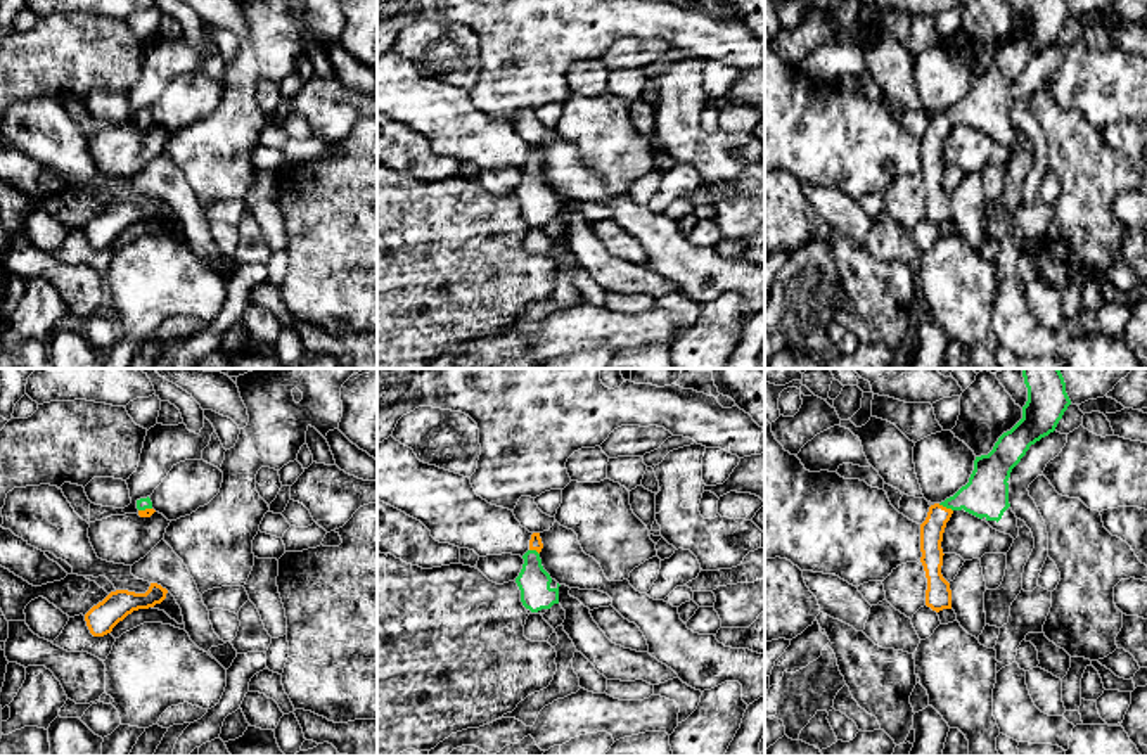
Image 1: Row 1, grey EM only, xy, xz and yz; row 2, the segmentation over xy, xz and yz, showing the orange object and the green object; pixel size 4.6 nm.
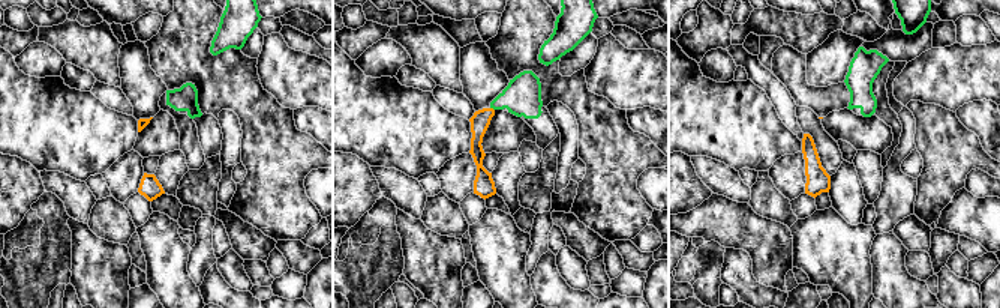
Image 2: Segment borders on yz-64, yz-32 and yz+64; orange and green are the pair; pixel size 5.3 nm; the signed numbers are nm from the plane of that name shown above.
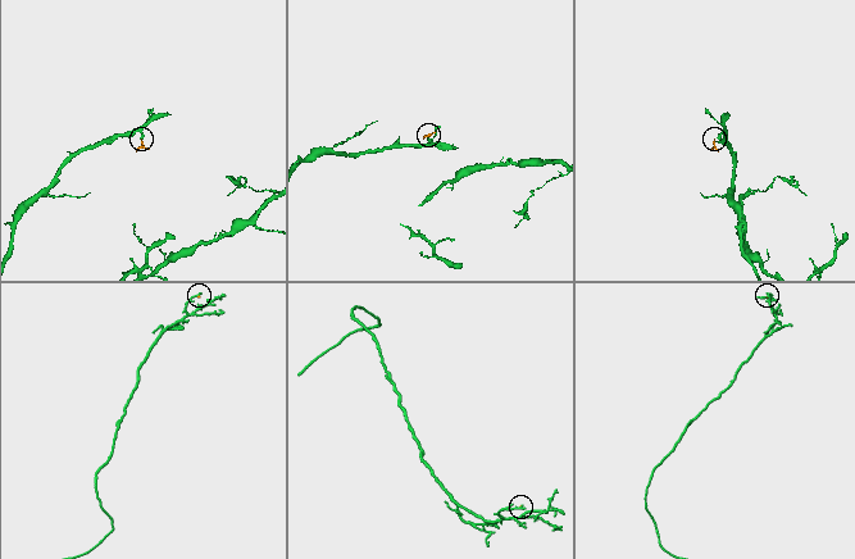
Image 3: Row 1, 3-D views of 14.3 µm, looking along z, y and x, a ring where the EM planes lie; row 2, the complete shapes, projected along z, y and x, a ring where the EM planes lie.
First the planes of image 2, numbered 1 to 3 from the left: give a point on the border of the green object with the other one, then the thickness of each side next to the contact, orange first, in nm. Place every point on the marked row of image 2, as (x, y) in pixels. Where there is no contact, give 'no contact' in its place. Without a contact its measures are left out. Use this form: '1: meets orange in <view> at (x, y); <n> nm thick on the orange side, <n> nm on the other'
1: no contact
2: meets orange in yz-32 at (492, 108); 100 nm thick on the orange side, 200 nm on the other
3: no contact

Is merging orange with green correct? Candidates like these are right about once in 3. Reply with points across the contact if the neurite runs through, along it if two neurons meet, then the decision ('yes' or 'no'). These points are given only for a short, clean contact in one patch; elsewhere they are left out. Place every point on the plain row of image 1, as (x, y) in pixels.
across yz (931, 142), (945, 120), (986, 106) | yes

